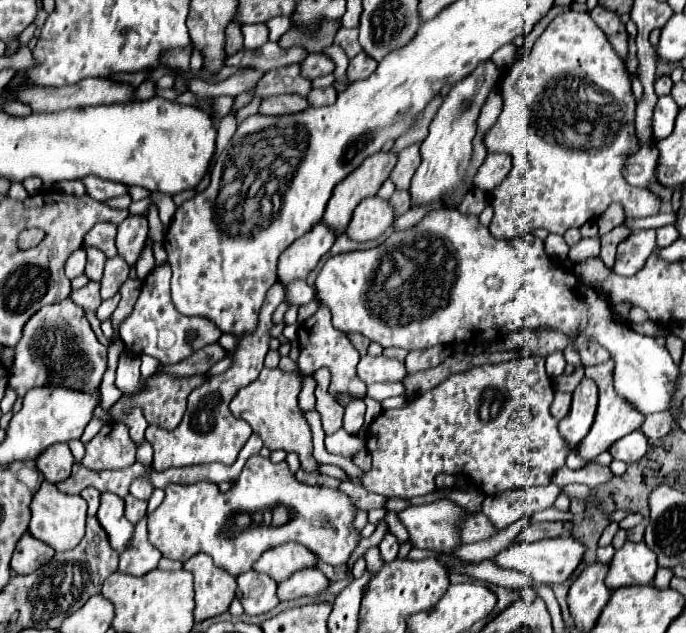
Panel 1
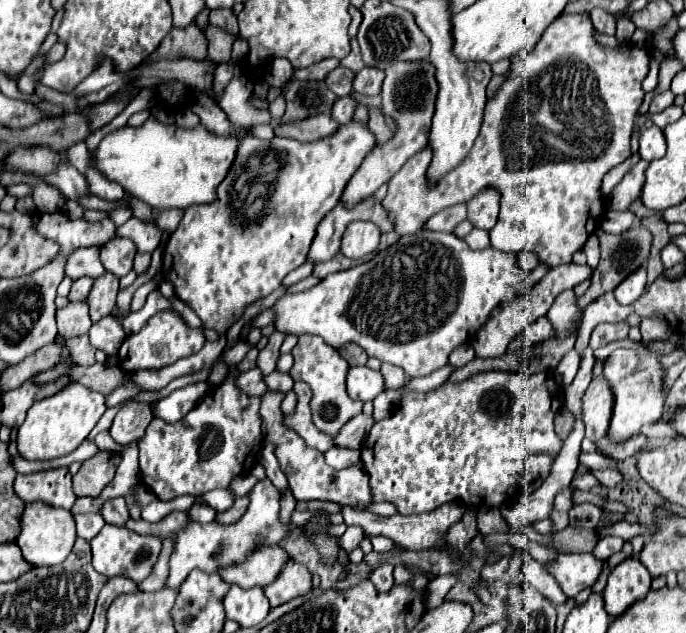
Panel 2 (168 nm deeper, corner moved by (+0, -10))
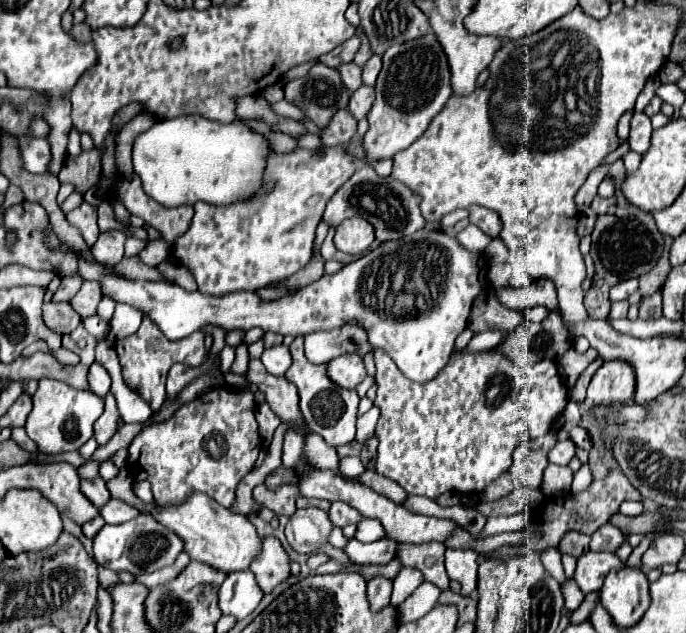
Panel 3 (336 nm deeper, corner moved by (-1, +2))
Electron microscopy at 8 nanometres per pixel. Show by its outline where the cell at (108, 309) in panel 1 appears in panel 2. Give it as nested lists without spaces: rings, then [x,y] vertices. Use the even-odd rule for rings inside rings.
[[[106,316],[91,326],[88,336],[90,336],[90,344],[96,350],[104,350],[106,356],[114,356],[118,352],[120,344],[124,342],[126,334],[112,316]],[[102,326],[104,326],[104,330],[102,330]]]

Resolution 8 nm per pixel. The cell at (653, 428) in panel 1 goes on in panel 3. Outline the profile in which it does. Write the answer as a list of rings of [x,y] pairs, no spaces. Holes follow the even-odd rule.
[[[581,426],[571,428],[571,430],[569,430],[569,438],[571,438],[579,448],[583,448],[583,450],[591,450],[591,448],[593,448],[593,440],[591,440],[589,432],[587,432],[585,428],[581,428]]]

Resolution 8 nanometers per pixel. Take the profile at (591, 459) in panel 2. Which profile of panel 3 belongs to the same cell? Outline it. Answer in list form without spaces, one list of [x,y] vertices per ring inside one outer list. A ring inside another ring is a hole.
[[[561,440],[557,442],[557,446],[549,452],[549,462],[553,464],[559,464],[559,466],[567,466],[571,462],[571,458],[575,458],[575,442],[573,440]]]

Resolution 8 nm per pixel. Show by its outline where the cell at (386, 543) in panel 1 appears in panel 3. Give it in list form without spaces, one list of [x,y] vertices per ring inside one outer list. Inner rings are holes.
[[[373,576],[367,584],[367,592],[369,592],[369,600],[371,600],[371,608],[383,608],[389,598],[391,598],[391,590],[393,590],[393,580],[385,578],[385,576]]]

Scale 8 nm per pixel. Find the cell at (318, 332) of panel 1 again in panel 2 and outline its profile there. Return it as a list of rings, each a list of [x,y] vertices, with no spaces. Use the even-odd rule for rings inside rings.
[[[300,336],[298,344],[292,350],[294,366],[290,370],[292,380],[302,380],[312,390],[312,422],[320,432],[336,438],[342,426],[362,412],[362,402],[352,400],[346,394],[346,374],[348,362],[338,354],[338,350],[330,348],[320,336]]]

